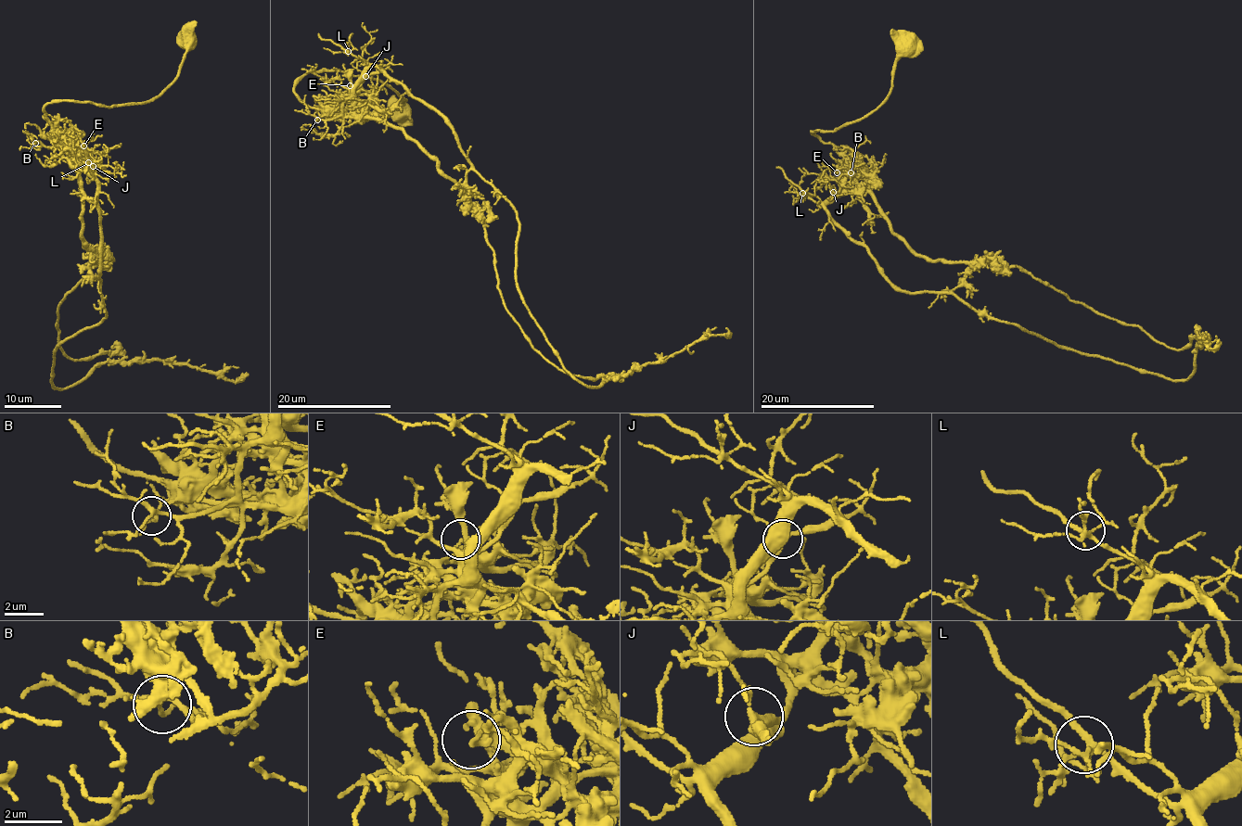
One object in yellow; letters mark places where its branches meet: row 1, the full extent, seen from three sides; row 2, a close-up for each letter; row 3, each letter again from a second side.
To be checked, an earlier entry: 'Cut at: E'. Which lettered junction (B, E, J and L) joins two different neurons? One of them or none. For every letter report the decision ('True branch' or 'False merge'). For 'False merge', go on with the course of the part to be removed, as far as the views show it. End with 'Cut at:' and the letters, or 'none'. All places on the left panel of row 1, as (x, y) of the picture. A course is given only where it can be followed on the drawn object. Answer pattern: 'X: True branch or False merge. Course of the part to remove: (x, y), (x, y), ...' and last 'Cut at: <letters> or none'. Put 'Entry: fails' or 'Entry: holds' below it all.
B: True branch
E: False merge. Course of the part to remove: (83, 146), (72, 163), (96, 181), (105, 318), (56, 344), (54, 387), (106, 362), (249, 373)
J: True branch
L: True branch
Cut at: E
Entry: holds

